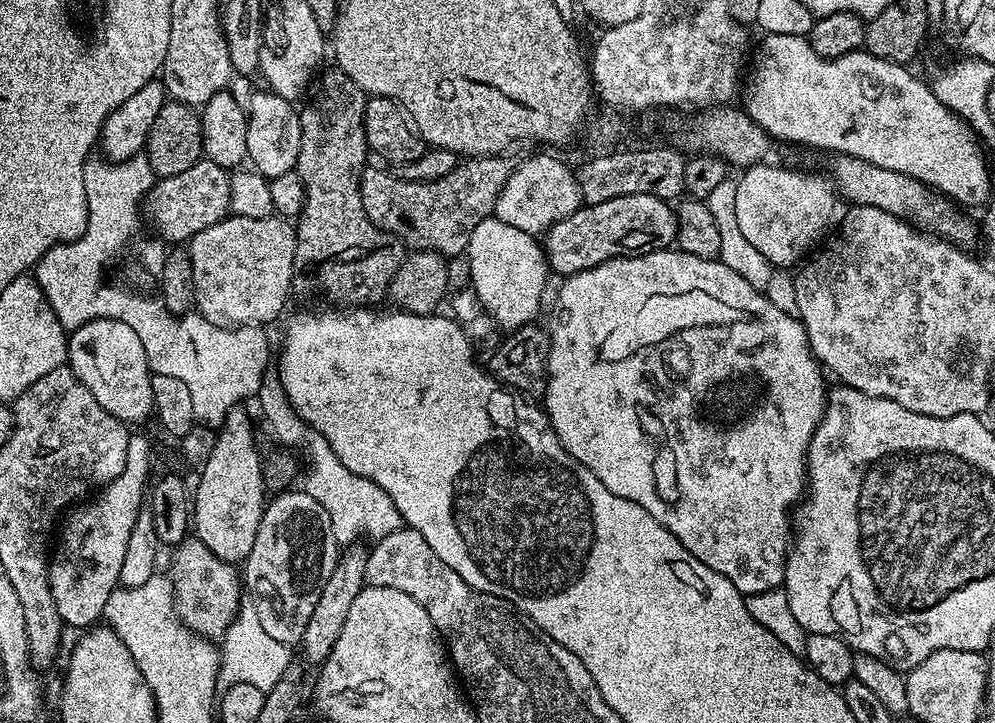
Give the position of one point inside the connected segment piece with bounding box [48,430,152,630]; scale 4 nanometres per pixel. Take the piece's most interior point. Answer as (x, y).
(84, 571)

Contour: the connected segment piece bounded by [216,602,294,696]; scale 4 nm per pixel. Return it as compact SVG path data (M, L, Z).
M250 602L241 605L239 614L222 638L220 649L219 672L216 679L216 692L220 696L231 685L238 684L255 686L267 692L284 676L284 671L294 660L294 656L290 654L291 649L286 644L275 641L263 629L258 612Z

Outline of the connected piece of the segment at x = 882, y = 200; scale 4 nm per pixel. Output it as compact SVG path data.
M837 155L833 160L836 161L832 164L830 179L845 201L886 210L886 214L894 214L899 220L961 250L971 249L975 240L977 243L978 228L977 225L976 228L972 225L972 220L968 217L971 215L957 207L948 197L937 194L921 180L898 174L894 170L882 170L882 166L874 166L874 162L866 162L862 158Z

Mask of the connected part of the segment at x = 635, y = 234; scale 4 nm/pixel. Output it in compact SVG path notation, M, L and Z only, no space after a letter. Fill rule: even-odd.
M626 194L622 198L610 198L610 202L584 204L574 214L562 218L562 222L558 222L543 233L542 247L547 256L549 269L555 275L557 272L560 278L567 278L619 256L638 256L642 252L671 249L675 245L677 234L676 209L669 201L654 194Z

